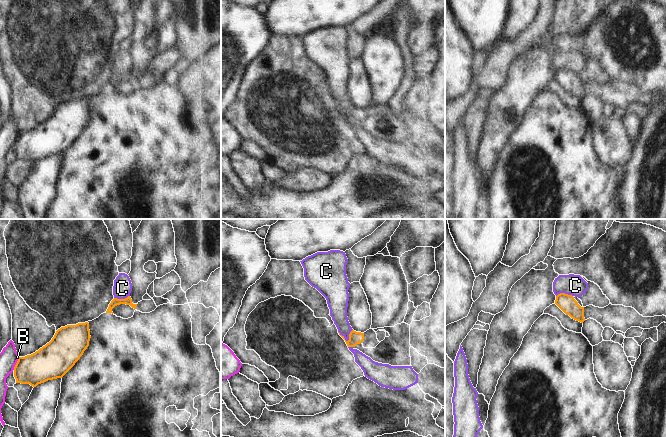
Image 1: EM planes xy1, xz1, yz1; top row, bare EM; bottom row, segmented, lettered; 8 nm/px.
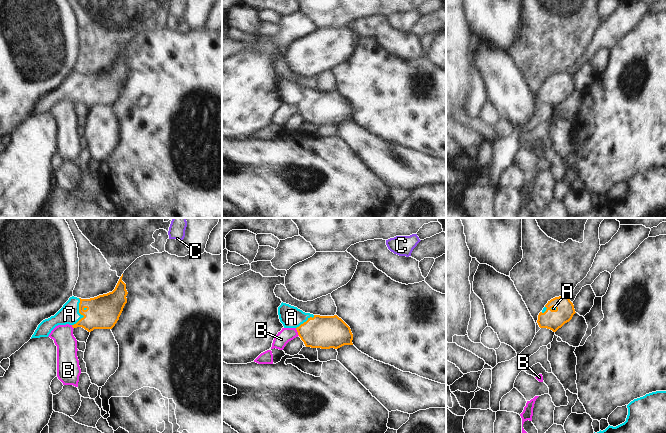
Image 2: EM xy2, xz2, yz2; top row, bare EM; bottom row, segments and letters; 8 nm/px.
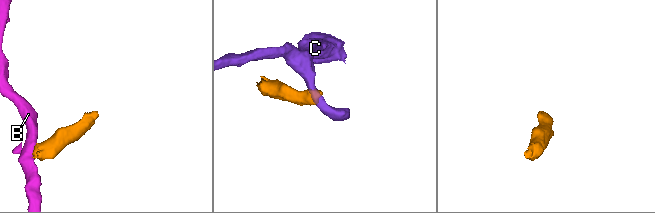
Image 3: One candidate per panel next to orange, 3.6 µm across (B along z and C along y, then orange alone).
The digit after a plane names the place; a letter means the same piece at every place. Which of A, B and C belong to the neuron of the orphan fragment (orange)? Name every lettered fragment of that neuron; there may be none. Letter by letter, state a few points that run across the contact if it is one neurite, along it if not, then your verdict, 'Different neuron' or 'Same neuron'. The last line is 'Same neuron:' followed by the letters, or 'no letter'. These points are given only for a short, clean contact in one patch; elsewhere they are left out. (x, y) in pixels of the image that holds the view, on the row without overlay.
A: Line: xy2 (103, 88), (80, 89), (69, 90). Same neuron
B: Line: xy1 (19, 133), (13, 145). Different neuron
C: Line: xz1 (352, 105), (347, 116), (338, 108). Different neuron
Same neuron: A

